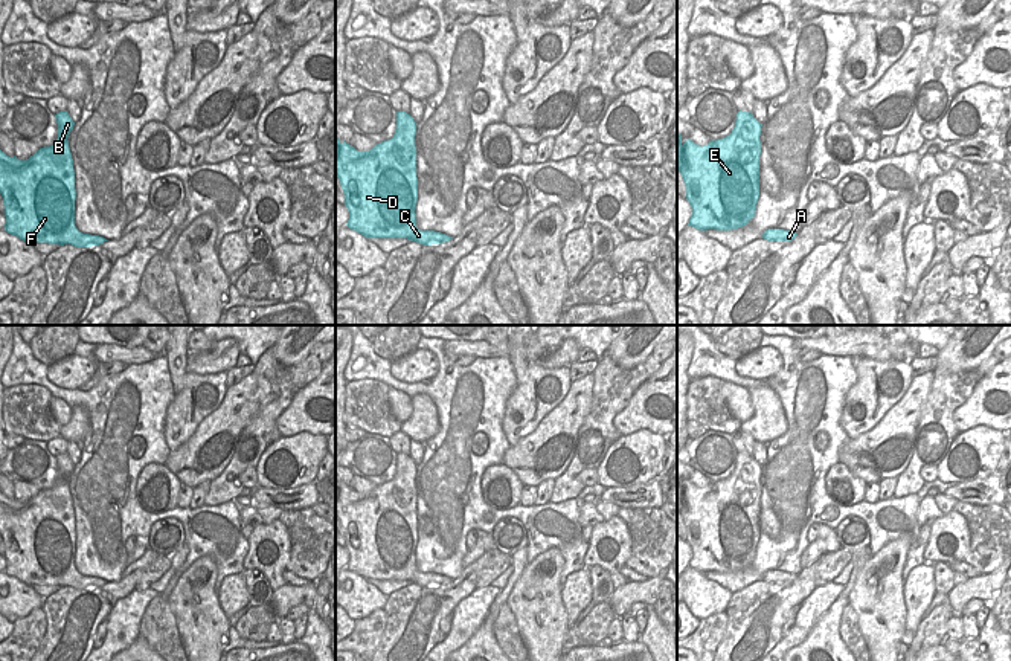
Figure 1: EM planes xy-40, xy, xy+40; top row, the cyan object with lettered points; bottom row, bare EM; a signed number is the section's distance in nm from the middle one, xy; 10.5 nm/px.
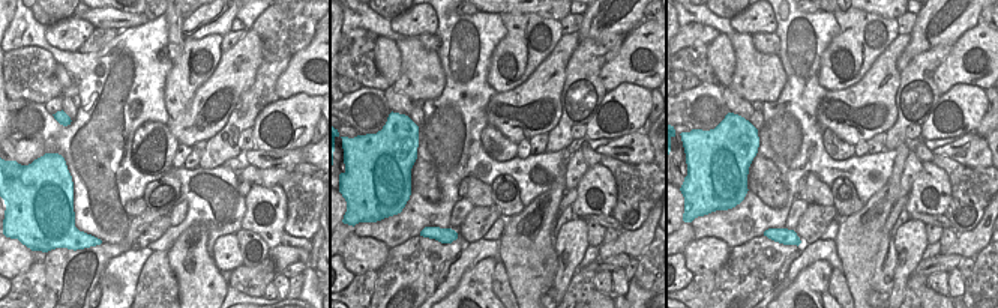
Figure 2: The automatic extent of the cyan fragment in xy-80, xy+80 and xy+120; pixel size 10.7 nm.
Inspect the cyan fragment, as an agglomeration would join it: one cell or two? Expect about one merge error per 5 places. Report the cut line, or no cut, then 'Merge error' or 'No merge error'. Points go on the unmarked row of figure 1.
No split. No merge error.

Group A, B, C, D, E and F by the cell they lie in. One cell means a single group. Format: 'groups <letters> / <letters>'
groups A B C D E F

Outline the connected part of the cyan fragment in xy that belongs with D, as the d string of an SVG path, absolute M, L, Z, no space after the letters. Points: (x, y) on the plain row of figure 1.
M396 453L396 472L392 481L377 485L369 493L357 493L354 488L335 481L335 518L340 522L345 548L349 553L346 568L366 580L407 580L424 588L441 586L451 579L416 569L416 464L406 453Z

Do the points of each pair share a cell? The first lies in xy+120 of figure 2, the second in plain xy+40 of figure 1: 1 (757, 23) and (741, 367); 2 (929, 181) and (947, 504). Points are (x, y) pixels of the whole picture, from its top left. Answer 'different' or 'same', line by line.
1: same
2: different

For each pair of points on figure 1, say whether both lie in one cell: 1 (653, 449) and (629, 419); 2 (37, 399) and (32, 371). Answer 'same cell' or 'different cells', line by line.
1: different cells
2: different cells

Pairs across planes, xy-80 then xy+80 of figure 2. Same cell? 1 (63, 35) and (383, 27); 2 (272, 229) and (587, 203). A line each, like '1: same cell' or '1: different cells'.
1: different cells
2: same cell

